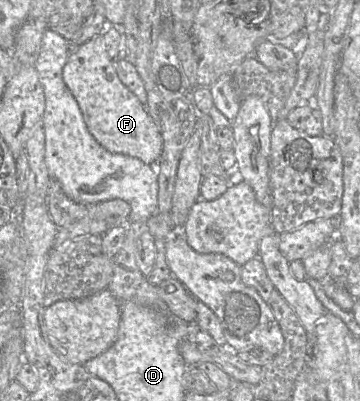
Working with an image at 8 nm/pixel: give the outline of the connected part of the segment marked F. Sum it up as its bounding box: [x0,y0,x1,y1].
[62,33,163,165]

